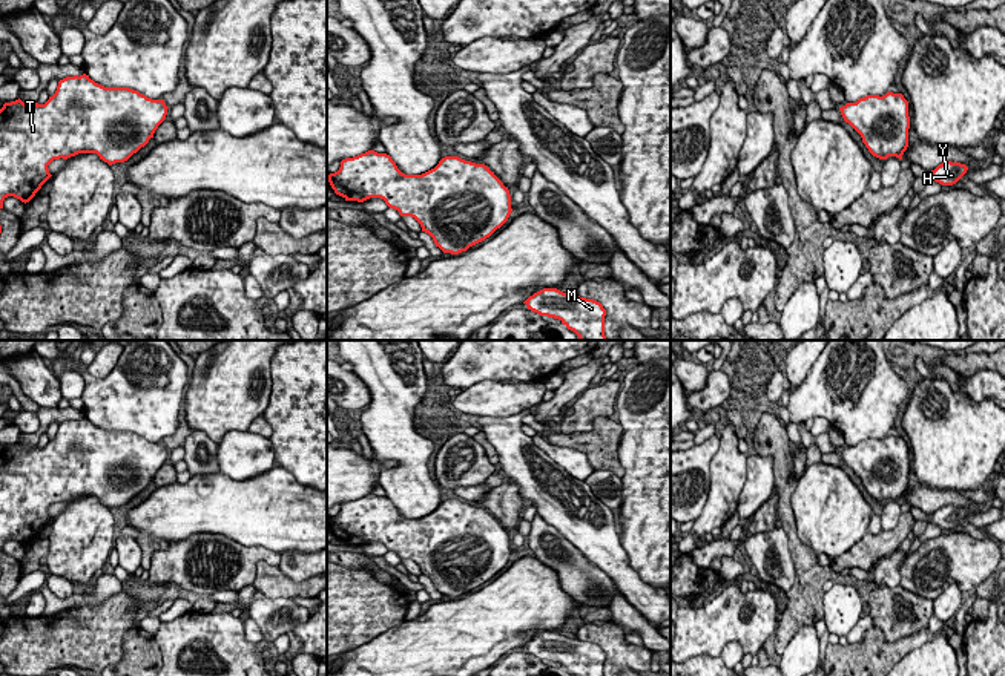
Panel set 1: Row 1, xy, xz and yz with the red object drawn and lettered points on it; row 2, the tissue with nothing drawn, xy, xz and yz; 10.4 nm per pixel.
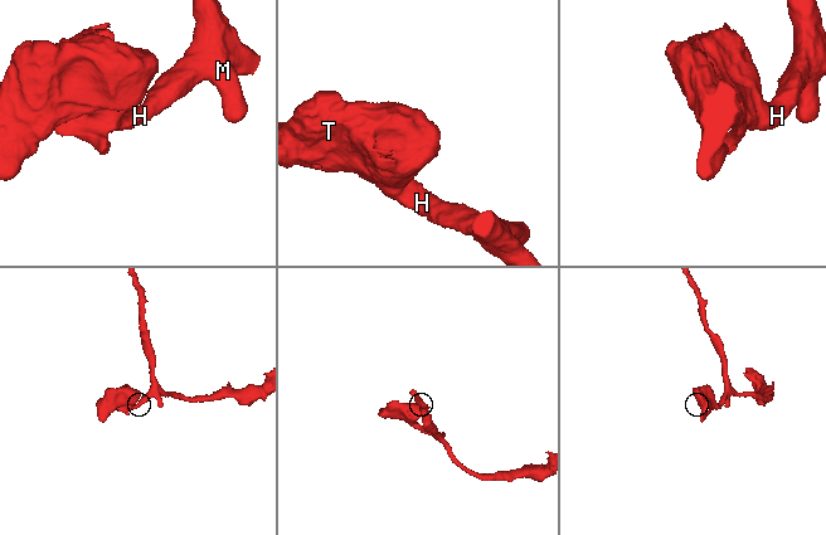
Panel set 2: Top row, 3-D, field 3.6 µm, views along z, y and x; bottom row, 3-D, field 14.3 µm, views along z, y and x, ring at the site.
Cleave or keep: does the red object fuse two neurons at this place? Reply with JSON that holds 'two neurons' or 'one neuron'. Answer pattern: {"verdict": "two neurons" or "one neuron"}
{"verdict": "one neuron"}

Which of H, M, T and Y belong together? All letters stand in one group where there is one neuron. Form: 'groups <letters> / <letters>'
groups H M T Y

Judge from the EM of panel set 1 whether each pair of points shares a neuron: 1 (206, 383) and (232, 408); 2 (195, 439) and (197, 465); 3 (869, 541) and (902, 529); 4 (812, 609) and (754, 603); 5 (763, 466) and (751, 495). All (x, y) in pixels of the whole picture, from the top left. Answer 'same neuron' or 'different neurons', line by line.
1: same neuron
2: same neuron
3: same neuron
4: different neurons
5: same neuron

